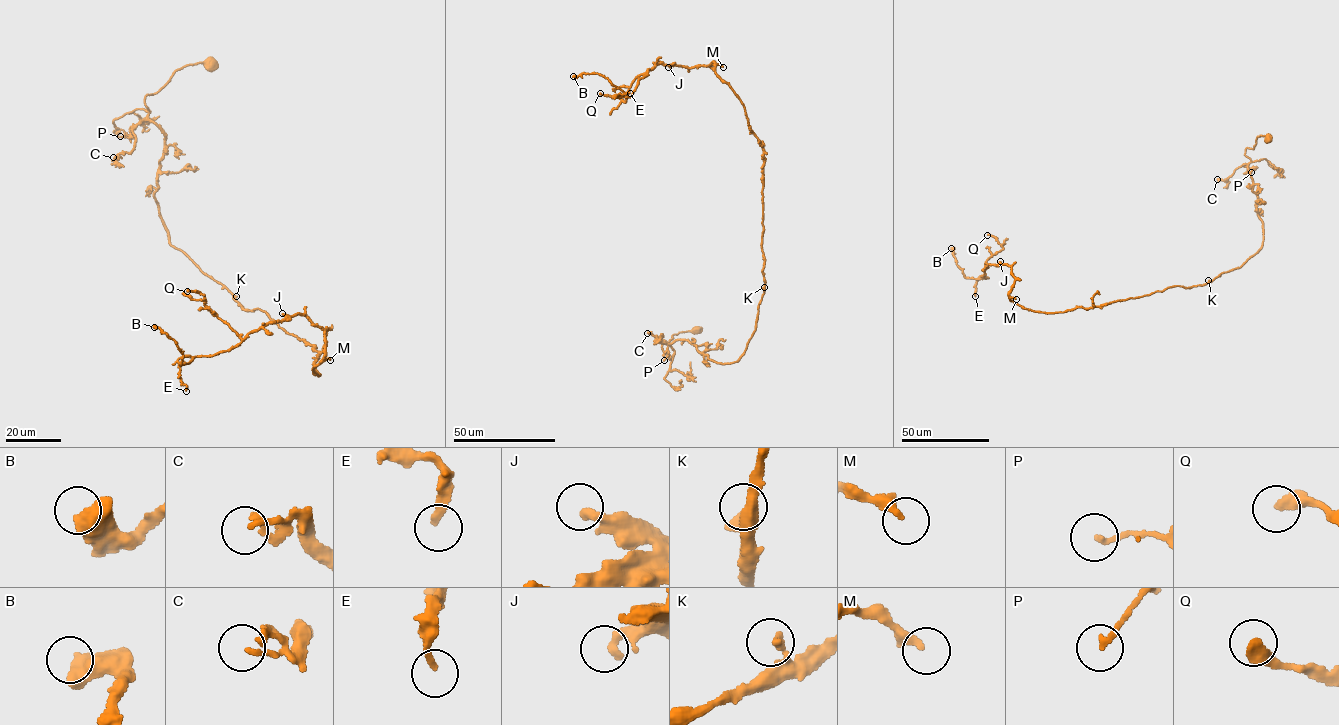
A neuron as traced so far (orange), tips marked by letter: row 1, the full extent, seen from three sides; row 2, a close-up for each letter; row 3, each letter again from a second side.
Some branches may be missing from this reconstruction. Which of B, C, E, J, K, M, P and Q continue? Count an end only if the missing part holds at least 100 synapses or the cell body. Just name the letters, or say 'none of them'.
none of them

